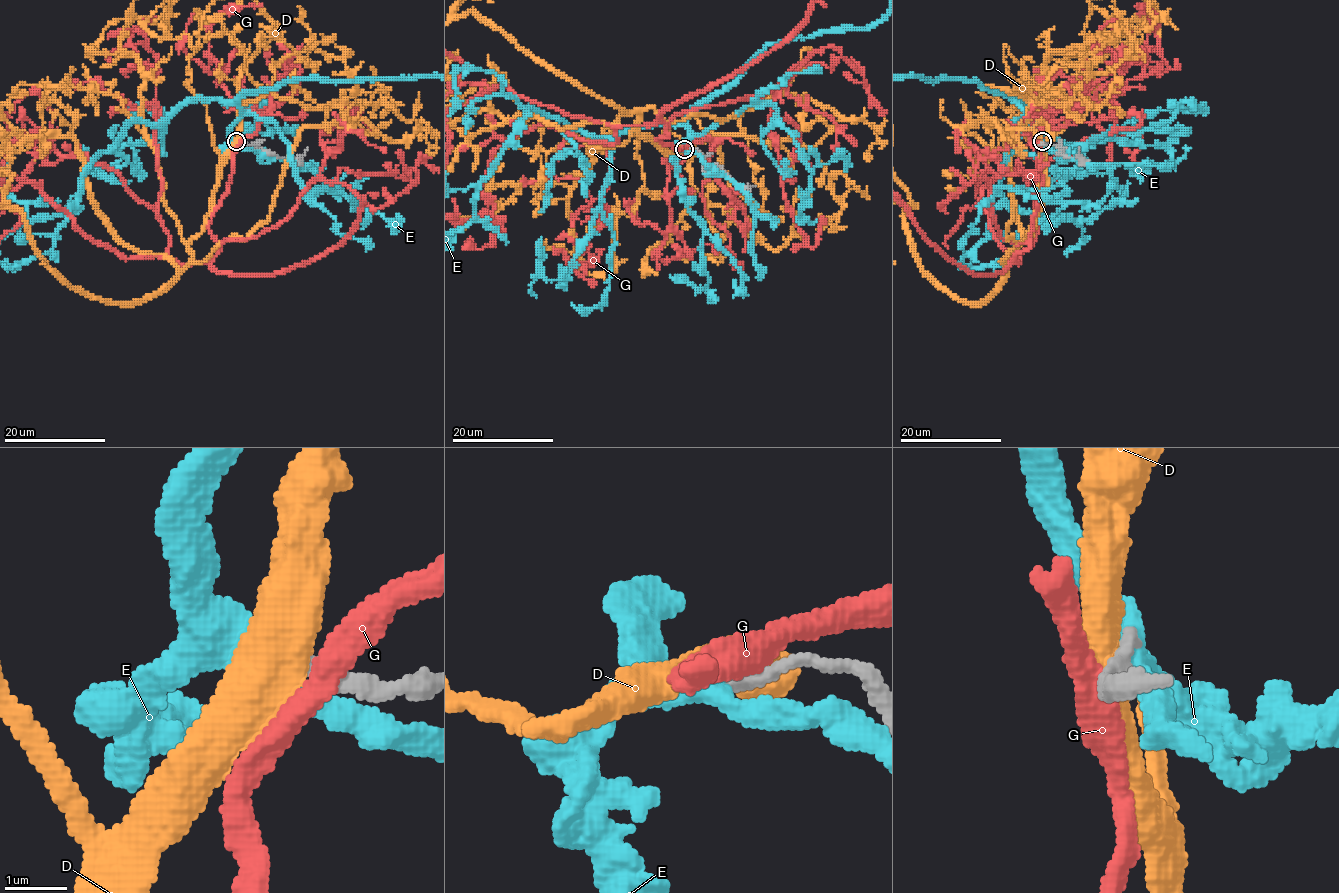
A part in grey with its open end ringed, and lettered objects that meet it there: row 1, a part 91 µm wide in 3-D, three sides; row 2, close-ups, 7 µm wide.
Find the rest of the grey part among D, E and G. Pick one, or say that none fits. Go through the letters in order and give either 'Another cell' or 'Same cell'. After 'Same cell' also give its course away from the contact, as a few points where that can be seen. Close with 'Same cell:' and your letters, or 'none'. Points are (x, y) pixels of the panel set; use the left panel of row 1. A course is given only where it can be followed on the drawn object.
D: Another cell
E: Another cell
G: Another cell
Same cell: none

